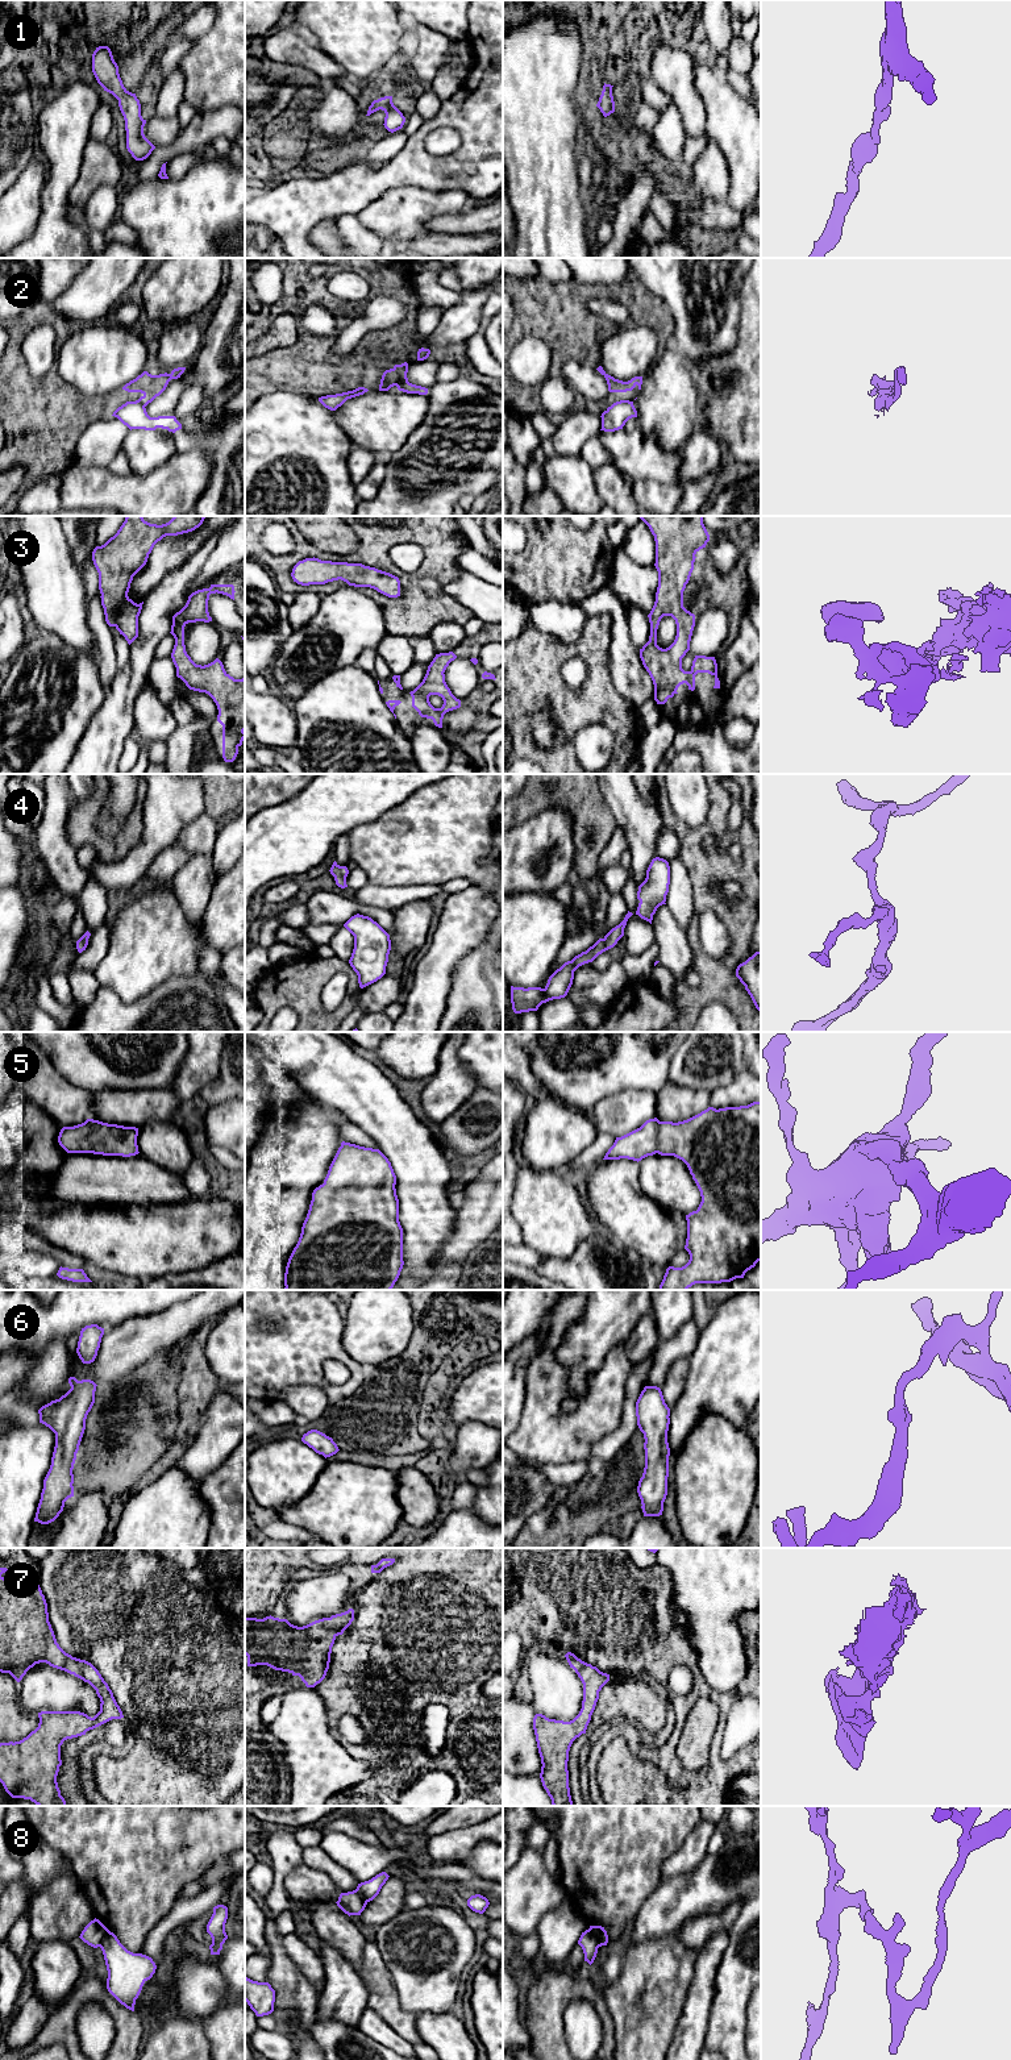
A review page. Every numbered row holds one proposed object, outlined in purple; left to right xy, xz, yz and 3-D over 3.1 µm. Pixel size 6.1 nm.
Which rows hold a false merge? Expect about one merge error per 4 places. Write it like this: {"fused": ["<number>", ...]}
{"fused": ["2", "8"]}

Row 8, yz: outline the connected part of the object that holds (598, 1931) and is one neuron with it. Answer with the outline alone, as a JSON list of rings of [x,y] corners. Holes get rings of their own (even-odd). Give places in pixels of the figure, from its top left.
[[[590,1926],[590,1931],[594,1935],[594,1938],[596,1939],[599,1947],[607,1945],[608,1935],[607,1935],[607,1931],[604,1930],[604,1927],[602,1927],[602,1926]]]

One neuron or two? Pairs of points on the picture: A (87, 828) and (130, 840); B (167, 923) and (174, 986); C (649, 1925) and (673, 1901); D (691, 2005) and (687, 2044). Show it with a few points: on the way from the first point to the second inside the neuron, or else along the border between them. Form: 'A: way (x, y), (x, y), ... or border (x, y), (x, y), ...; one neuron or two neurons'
A: way (98, 839), (102, 843), (120, 843); one neuron
B: border (200, 973), (169, 976), (148, 994); two neurons
C: way (654, 1919), (668, 1906); one neuron
D: way (691, 2014), (690, 2035); one neuron

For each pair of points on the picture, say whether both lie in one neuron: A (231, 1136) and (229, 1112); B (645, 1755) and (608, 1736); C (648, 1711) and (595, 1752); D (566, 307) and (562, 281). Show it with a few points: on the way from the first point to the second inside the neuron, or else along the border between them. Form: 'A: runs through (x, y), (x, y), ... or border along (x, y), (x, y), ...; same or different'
A: runs through (231, 1131), (229, 1118); same
B: runs through (636, 1746), (624, 1732), (618, 1732); same
C: runs through (635, 1713), (606, 1739); same
D: border along (535, 278), (558, 288), (573, 286); different

